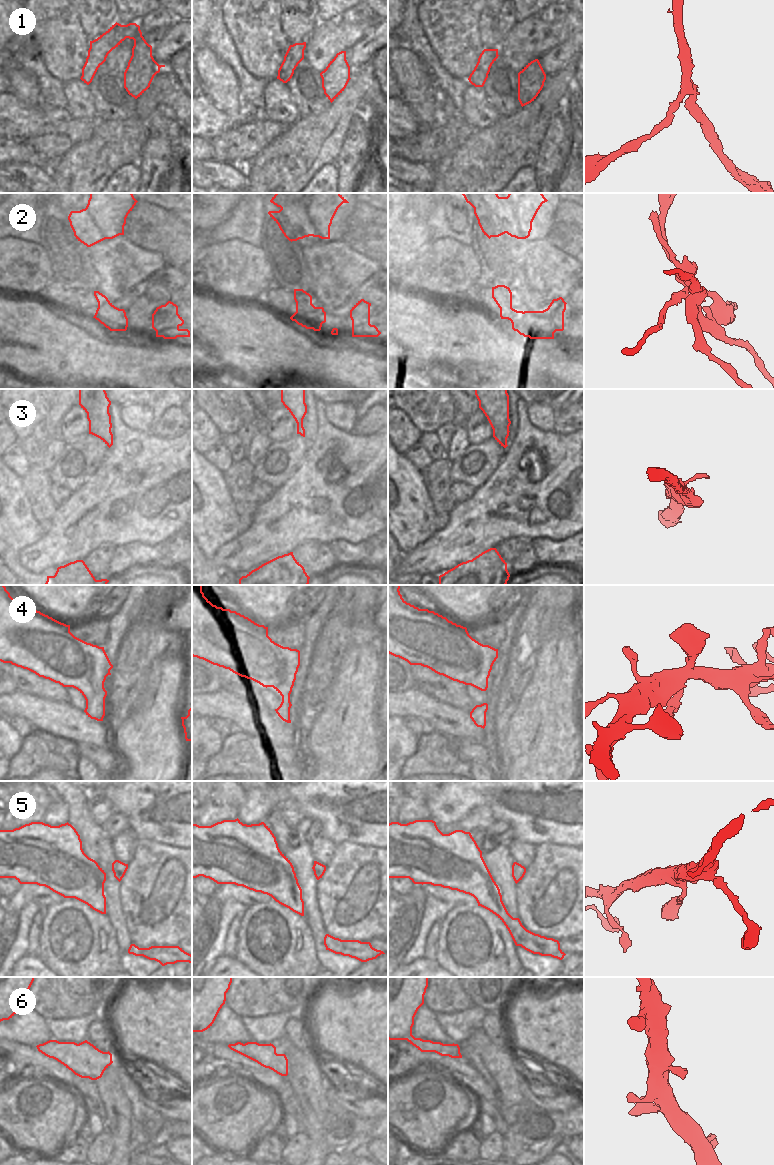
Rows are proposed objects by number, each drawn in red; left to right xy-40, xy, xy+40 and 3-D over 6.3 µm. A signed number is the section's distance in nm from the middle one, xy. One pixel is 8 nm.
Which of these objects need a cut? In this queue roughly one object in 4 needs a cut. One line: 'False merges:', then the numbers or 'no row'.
False merges: 2.

